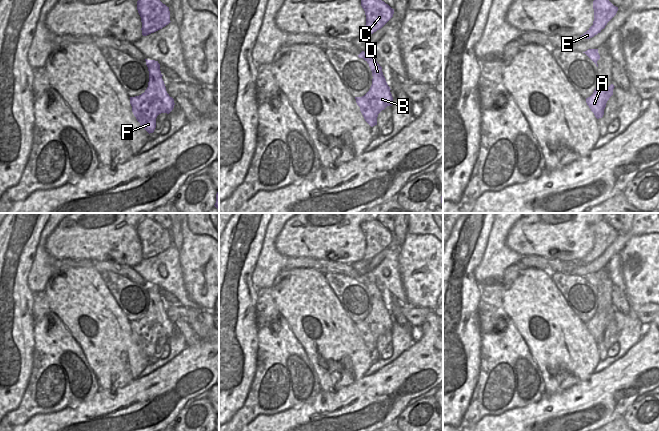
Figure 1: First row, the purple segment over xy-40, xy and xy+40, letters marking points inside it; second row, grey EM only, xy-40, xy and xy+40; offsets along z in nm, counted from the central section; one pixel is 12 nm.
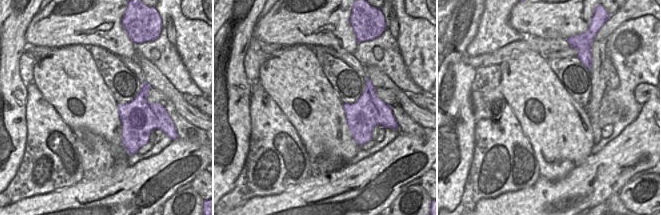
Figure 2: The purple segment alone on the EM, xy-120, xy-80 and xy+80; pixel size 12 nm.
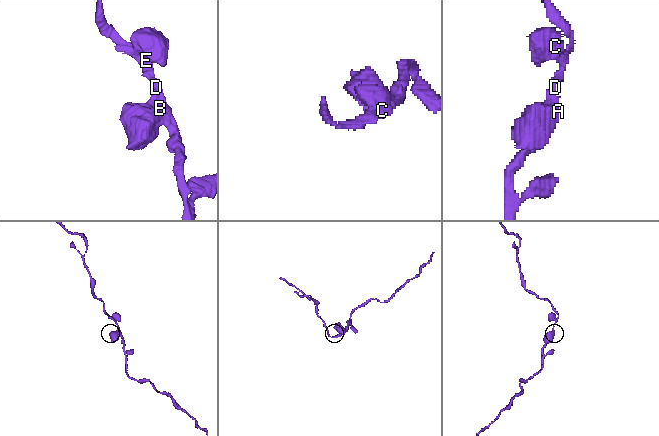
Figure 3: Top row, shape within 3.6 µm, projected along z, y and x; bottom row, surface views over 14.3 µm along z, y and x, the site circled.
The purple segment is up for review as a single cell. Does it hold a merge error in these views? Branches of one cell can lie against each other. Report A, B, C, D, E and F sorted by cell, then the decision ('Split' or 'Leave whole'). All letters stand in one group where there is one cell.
Groups: A B C D E F. Leave whole

